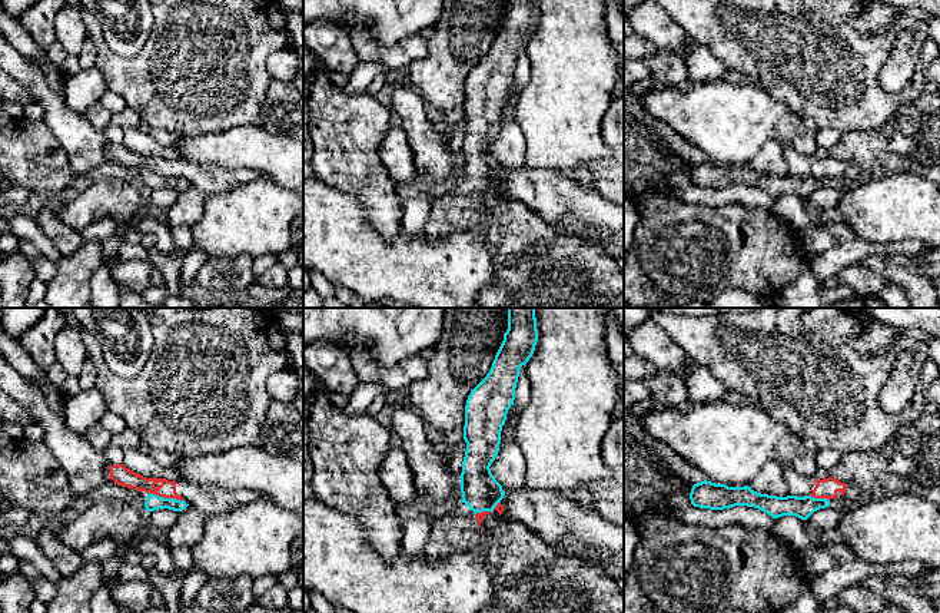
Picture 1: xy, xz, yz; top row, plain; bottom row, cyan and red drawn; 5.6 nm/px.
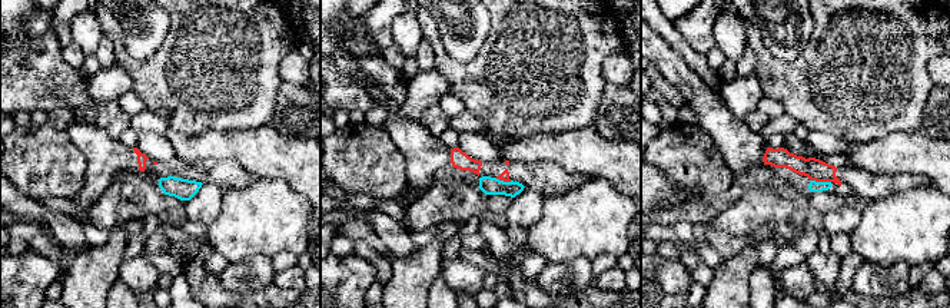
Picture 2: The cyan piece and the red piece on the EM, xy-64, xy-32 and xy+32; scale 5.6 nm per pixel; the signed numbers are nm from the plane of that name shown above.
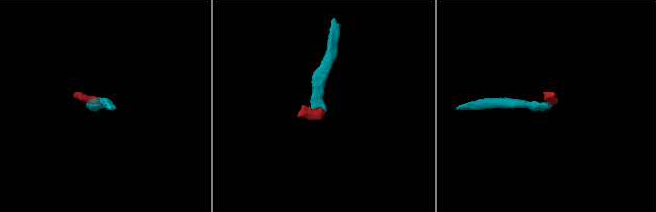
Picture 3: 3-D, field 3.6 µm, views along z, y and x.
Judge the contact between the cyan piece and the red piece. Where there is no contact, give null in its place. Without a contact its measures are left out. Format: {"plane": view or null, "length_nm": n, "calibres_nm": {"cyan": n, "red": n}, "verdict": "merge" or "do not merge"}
{"plane": "xy", "length_nm": 190, "calibres_nm": {"cyan": 90, "red": 100}, "verdict": "do not merge"}

